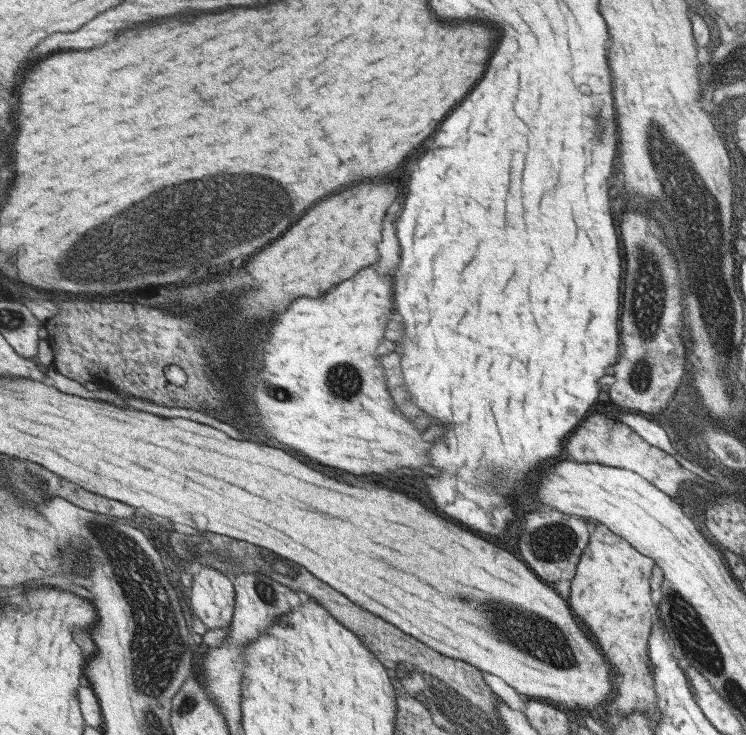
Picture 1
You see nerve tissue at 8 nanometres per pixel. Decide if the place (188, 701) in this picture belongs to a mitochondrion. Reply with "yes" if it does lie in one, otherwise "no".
yes

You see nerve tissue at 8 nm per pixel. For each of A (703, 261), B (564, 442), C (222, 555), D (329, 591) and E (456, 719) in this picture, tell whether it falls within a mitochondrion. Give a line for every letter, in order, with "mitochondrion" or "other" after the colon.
A: mitochondrion
B: other
C: mitochondrion
D: other
E: mitochondrion

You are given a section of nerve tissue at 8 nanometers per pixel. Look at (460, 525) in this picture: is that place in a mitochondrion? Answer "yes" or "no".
no

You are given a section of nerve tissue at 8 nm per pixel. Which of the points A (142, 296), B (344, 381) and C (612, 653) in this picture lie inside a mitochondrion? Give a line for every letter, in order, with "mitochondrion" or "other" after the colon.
A: mitochondrion
B: mitochondrion
C: other

